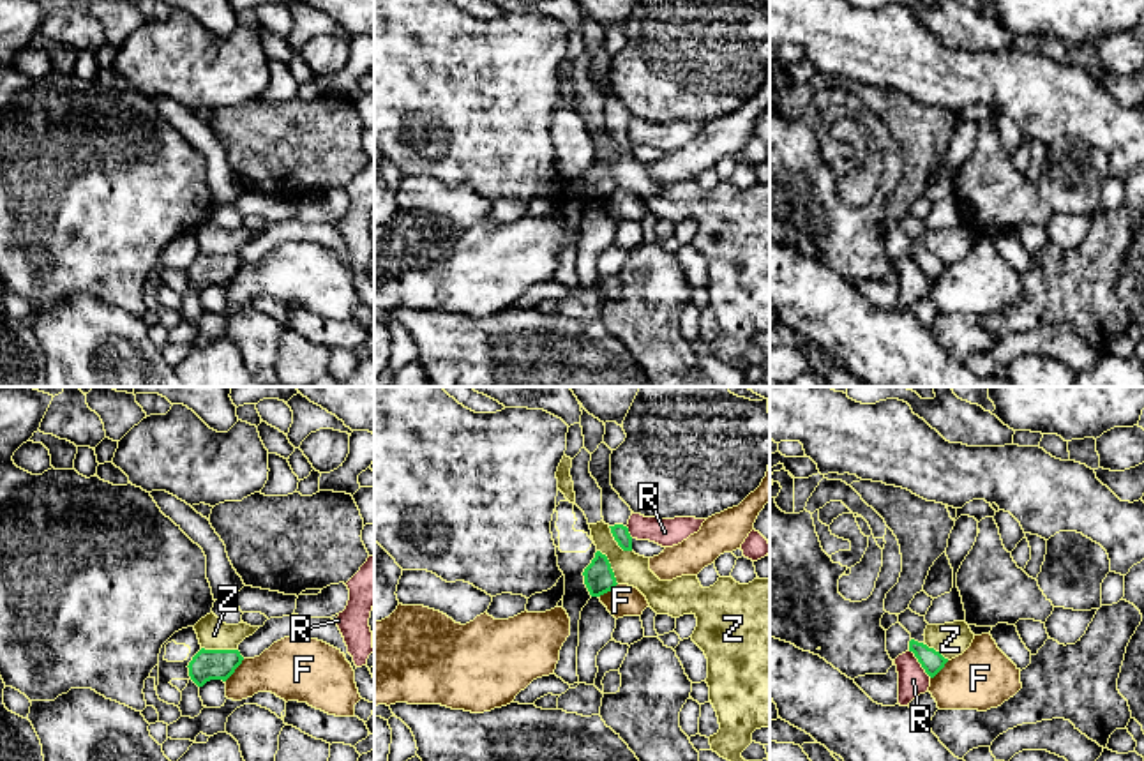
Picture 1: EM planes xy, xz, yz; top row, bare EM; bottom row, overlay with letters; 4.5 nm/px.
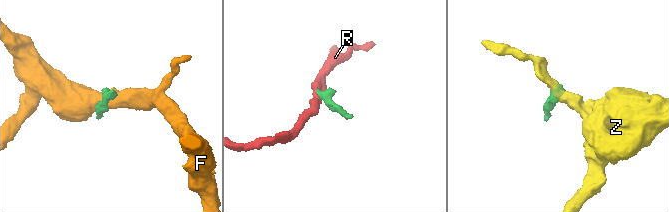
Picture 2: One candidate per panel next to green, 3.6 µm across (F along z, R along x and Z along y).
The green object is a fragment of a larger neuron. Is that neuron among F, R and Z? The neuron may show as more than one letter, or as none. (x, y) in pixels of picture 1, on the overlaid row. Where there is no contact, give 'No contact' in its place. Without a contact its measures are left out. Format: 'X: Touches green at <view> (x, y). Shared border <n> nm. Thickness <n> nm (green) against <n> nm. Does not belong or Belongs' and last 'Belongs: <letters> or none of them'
F: Touches green at xy (233, 671). Shared border 140 nm. Thickness 140 nm (green) against 260 nm. Does not belong
R: Touches green at yz (920, 663). Shared border 160 nm. Thickness 100 nm (green) against 140 nm. Does not belong
Z: Touches green at xz (609, 565). Shared border 190 nm. Thickness 140 nm (green) against 150 nm. Does not belong
Belongs: none of them

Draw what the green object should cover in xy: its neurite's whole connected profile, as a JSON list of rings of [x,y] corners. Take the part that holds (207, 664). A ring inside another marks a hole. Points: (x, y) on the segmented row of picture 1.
[[[201,648],[189,662],[189,676],[203,687],[210,680],[226,682],[242,664],[244,657],[238,650],[205,650]]]

